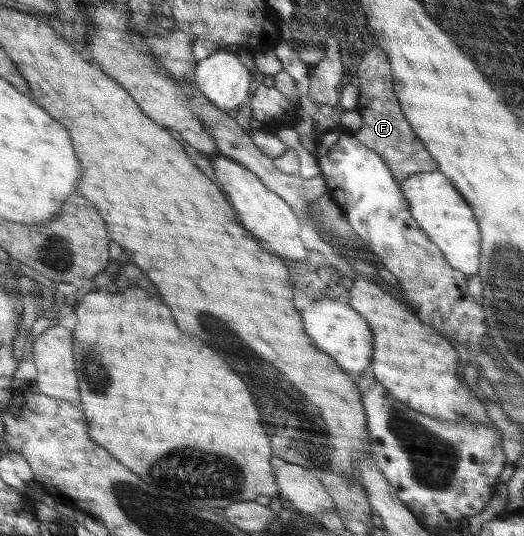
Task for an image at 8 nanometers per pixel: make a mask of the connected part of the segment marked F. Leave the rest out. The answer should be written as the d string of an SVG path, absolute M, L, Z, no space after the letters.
M377 45L362 57L358 65L359 99L355 111L363 118L362 126L352 136L369 149L378 153L394 178L403 182L415 173L432 172L437 163L425 149L424 143L416 136L405 120L401 106L394 92L393 74L388 55Z

